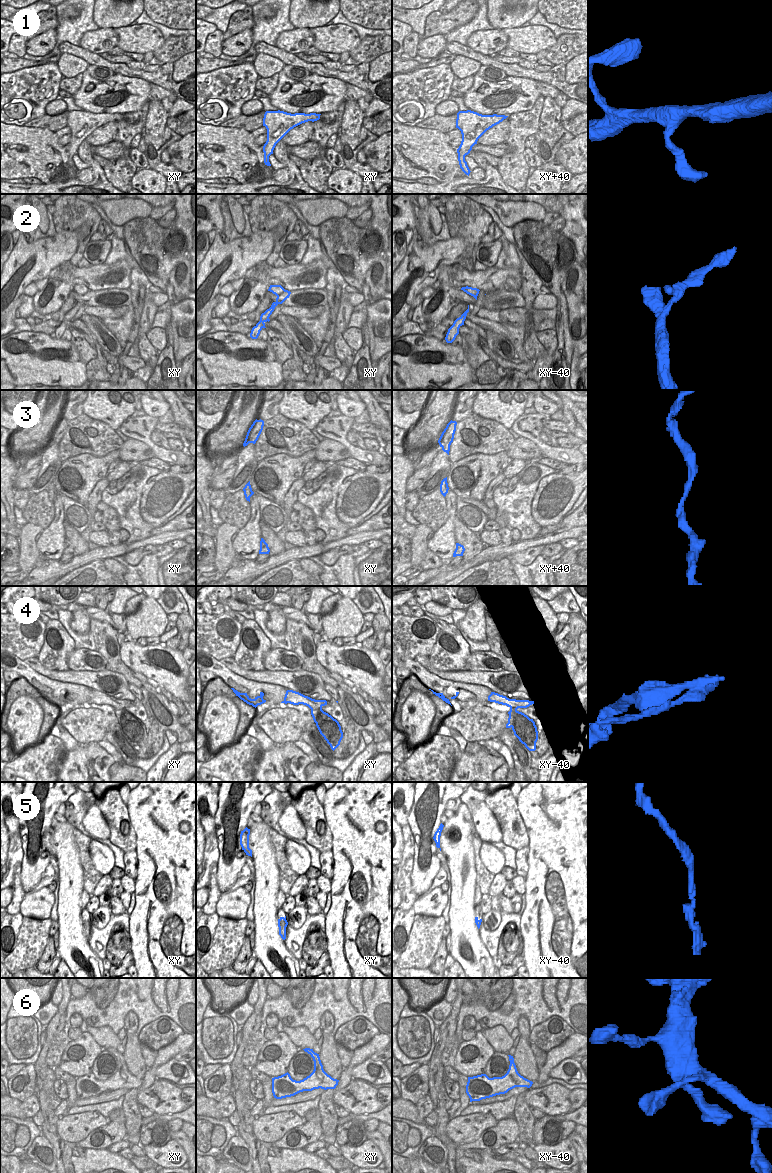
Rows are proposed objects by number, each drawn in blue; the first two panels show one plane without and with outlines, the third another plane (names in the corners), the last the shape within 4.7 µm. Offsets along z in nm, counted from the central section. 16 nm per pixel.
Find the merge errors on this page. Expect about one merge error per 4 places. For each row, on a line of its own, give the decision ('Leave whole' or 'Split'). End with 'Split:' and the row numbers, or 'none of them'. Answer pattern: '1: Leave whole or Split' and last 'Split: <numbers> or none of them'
1: Leave whole
2: Leave whole
3: Leave whole
4: Split
5: Leave whole
6: Leave whole
Split: 4.

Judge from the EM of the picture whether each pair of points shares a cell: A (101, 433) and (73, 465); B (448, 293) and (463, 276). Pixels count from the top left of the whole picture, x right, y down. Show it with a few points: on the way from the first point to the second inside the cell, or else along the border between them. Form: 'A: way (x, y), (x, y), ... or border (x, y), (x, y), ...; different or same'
A: border (107, 454), (78, 454), (63, 462); different
B: border (441, 283), (460, 288); different

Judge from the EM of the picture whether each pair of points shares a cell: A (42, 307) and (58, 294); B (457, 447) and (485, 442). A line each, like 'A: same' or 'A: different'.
A: same
B: same

